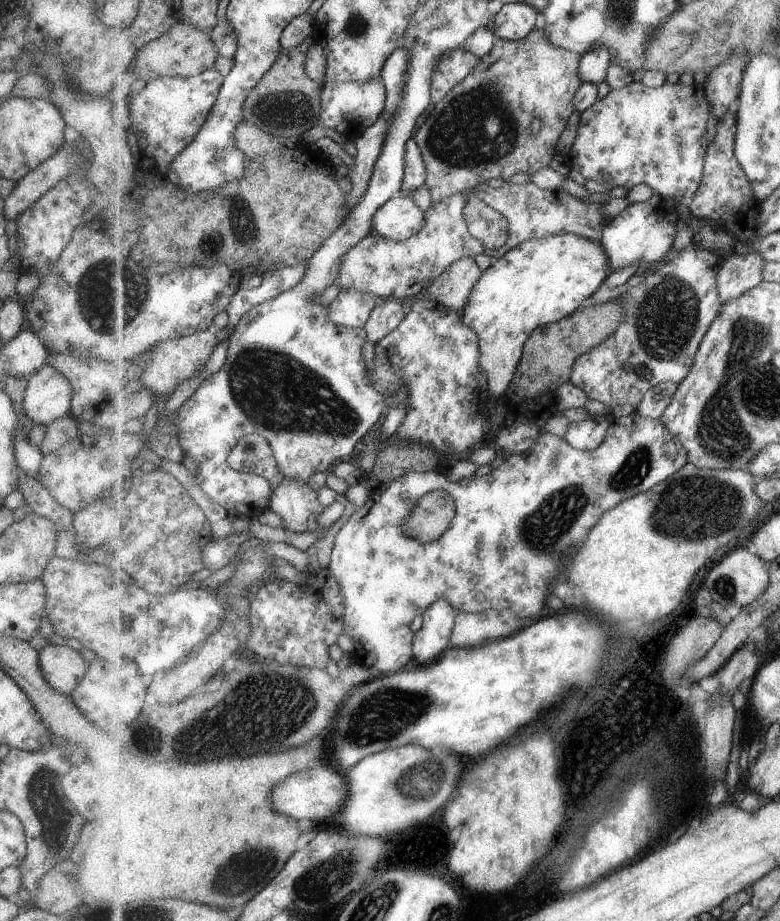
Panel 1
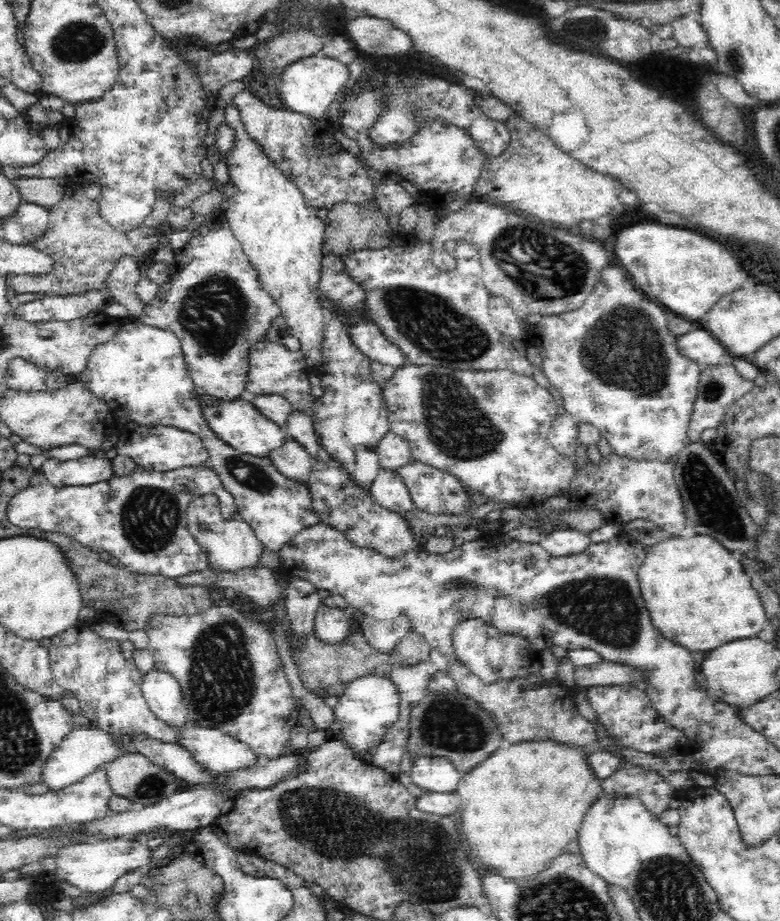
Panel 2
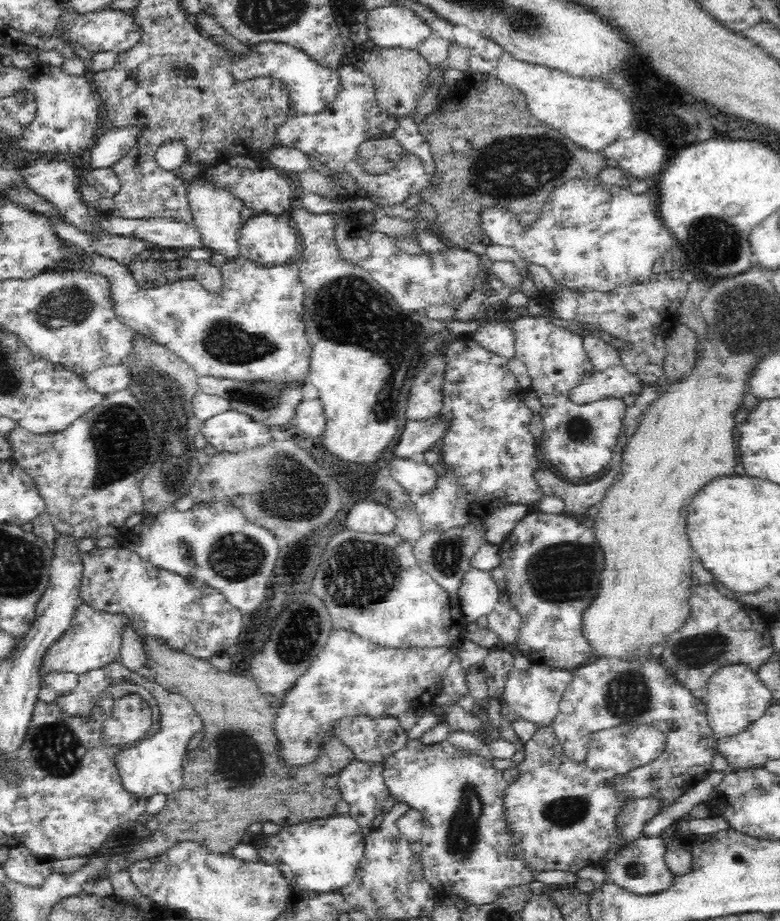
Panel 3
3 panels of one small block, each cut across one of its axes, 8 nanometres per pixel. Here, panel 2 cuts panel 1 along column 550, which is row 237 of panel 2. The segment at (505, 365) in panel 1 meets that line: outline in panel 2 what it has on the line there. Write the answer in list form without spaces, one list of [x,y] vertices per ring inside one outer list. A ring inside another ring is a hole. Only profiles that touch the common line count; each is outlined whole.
[[[230,103],[224,116],[224,123],[233,129],[235,136],[234,146],[225,161],[228,165],[229,180],[238,188],[238,192],[230,200],[225,198],[221,202],[221,215],[228,221],[236,240],[242,243],[249,262],[258,272],[262,289],[274,298],[276,305],[281,309],[281,315],[290,327],[290,334],[300,341],[300,350],[304,353],[306,364],[315,374],[322,364],[322,342],[327,317],[327,310],[323,308],[319,291],[319,283],[323,276],[322,262],[326,255],[323,249],[326,223],[317,215],[317,208],[306,204],[296,185],[277,170],[259,144],[246,132],[238,108]]]

